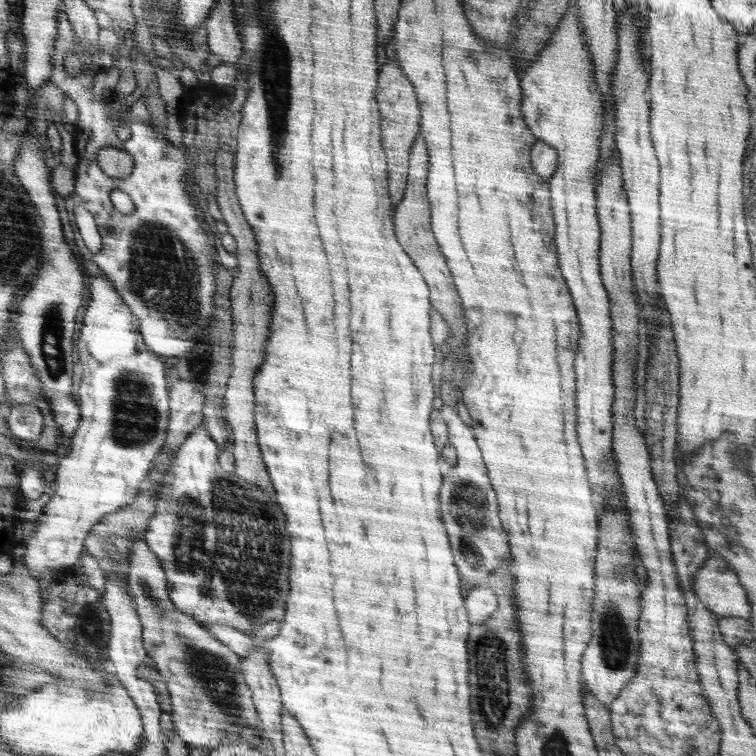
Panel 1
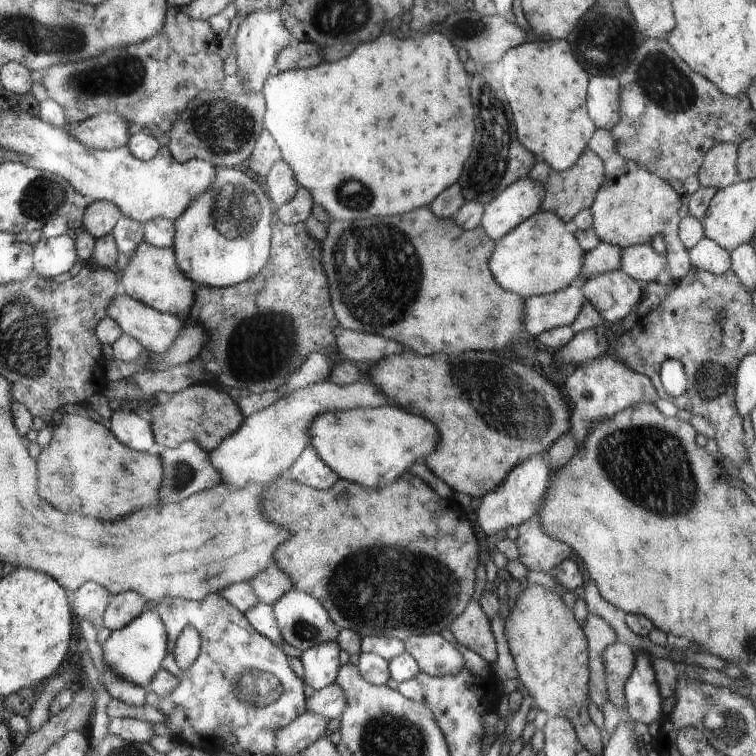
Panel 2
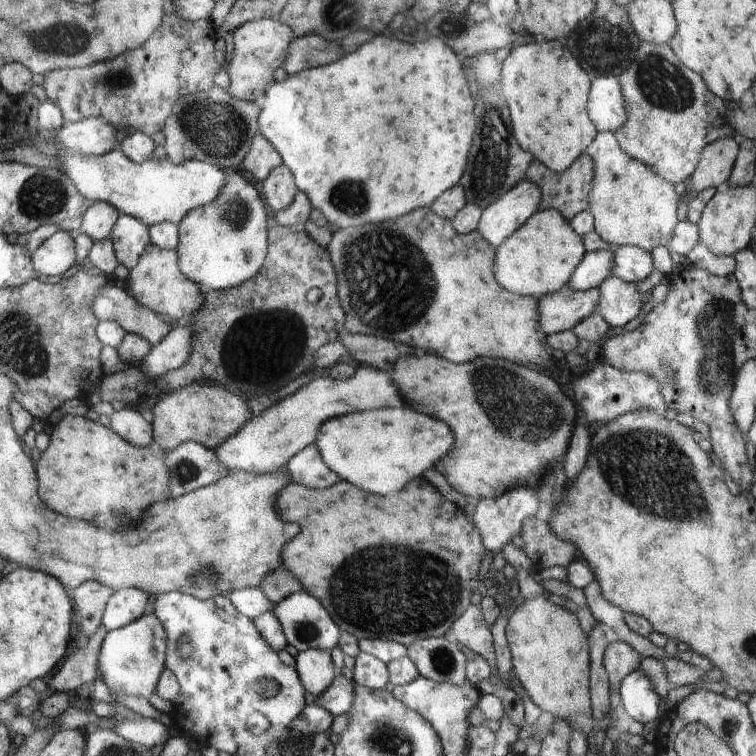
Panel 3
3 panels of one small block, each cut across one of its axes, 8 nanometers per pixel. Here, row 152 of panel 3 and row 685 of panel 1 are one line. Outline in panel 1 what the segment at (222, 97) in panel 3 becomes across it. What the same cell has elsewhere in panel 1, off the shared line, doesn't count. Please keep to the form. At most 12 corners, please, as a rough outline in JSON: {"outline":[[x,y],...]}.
{"outline":[[142,537],[128,588],[174,732],[258,728],[242,658],[174,606]]}

